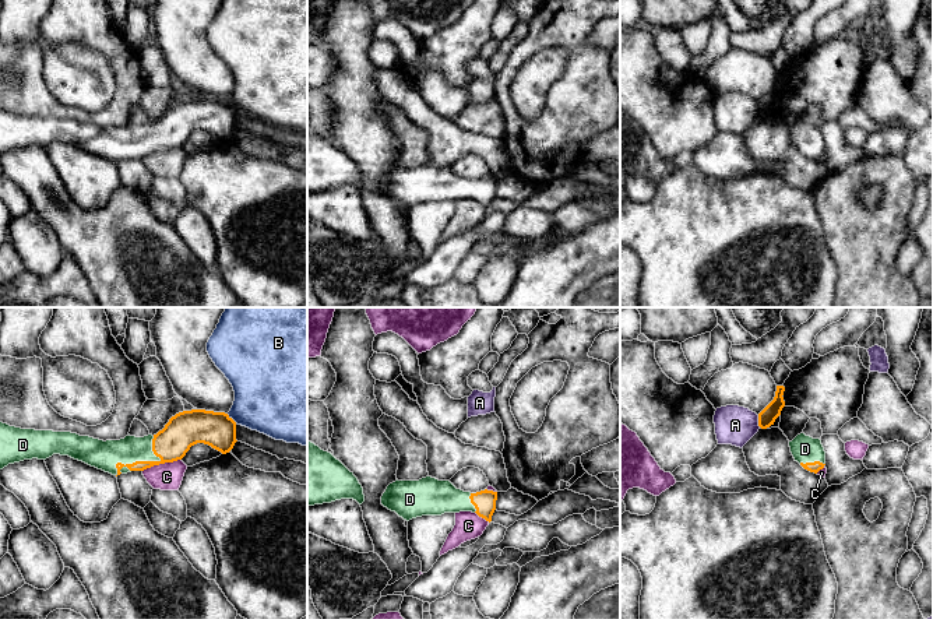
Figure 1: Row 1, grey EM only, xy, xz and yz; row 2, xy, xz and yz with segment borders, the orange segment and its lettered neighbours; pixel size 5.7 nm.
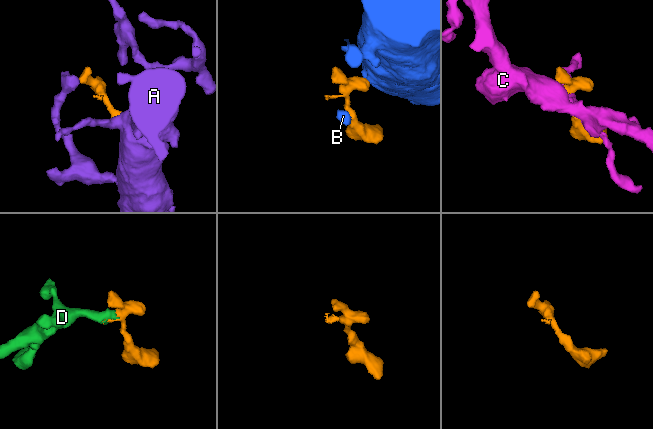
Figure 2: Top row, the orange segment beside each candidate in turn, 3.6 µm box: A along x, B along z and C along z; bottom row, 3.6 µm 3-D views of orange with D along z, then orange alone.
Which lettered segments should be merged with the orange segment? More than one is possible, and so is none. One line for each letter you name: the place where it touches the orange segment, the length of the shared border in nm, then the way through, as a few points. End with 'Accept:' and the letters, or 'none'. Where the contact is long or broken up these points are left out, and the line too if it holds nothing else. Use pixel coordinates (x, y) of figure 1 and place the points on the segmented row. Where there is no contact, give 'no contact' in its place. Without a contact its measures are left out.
B: xy (231, 418) | 80 nm | across xy (217, 429), (231, 418), (261, 404), (268, 397)
D: xy (148, 461) | 320 nm | across xy (171, 443), (158, 460), (148, 461), (143, 456), (106, 454)
Accept: B, D

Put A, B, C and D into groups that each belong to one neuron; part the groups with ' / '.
A / B D / C

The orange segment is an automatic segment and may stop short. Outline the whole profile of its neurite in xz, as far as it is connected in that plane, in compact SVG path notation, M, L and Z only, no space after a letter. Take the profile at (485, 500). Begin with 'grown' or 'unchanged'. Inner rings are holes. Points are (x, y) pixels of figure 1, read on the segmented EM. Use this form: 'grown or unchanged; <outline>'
grown; M432 476L419 481L397 479L381 496L381 504L406 521L422 516L472 511L490 523L496 500L497 492L487 489L476 493L464 492L450 481Z

